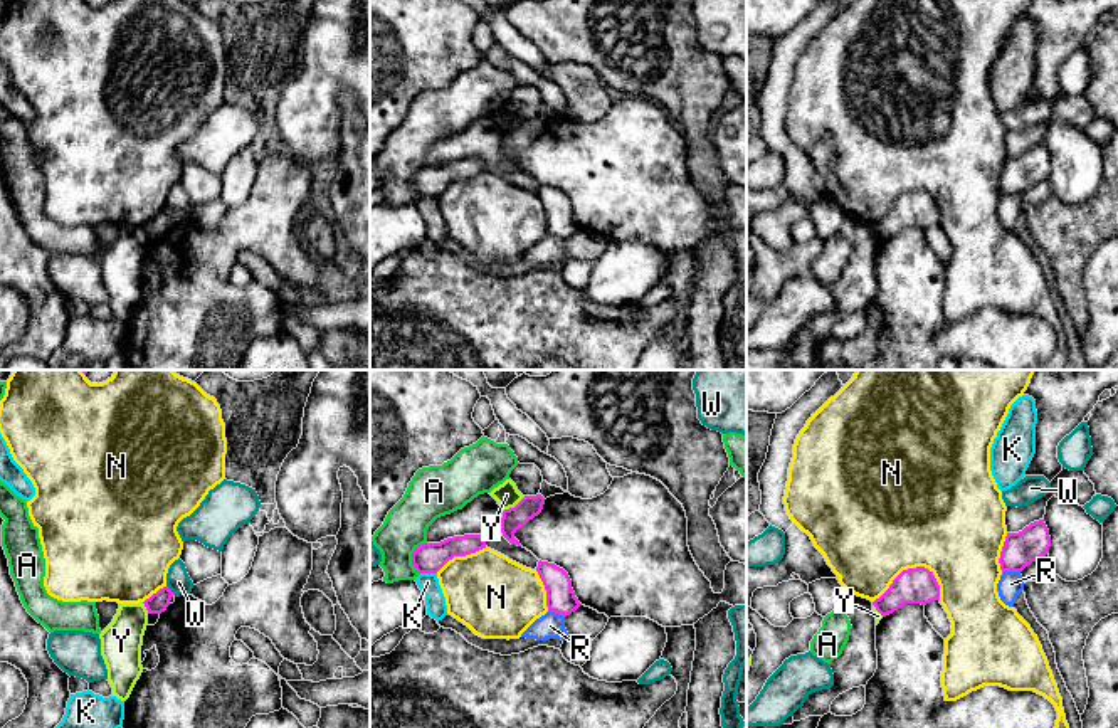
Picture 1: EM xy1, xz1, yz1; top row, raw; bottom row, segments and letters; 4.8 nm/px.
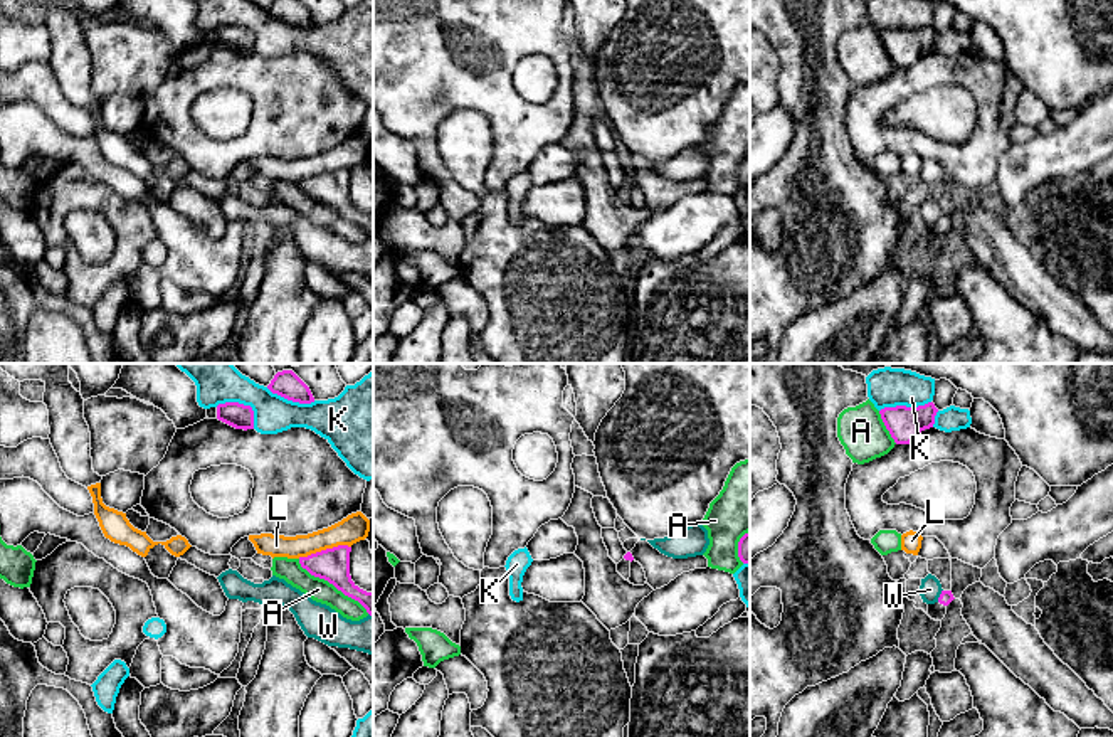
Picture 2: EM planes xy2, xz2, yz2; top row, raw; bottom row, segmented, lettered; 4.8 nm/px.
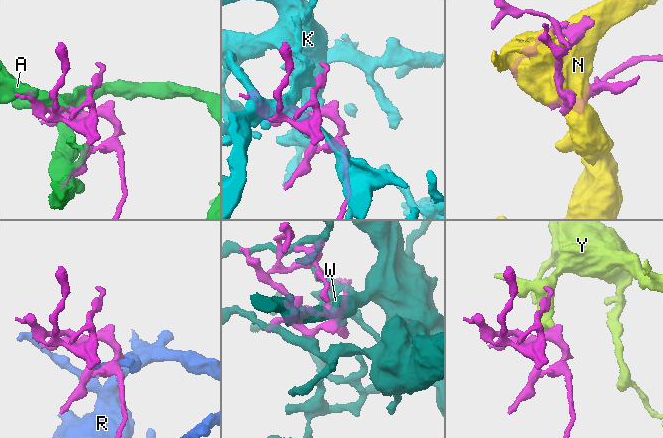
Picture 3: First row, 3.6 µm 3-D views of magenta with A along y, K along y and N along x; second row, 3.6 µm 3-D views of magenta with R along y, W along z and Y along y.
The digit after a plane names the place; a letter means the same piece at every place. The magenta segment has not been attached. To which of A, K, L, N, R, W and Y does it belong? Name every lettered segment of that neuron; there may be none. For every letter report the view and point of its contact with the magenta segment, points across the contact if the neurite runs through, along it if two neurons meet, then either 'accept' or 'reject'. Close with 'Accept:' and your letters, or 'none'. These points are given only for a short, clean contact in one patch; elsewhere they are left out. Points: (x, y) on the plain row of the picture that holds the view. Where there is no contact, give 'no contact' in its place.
A: contact xy2 (332, 206); reject
K: contact xy2 (242, 27); reject
L: contact xy2 (323, 174); border xy2 (350, 169), (333, 169), (298, 180); reject
N: contact yz1 (908, 192); reject
R: contact yz1 (1011, 194); reject
W: contact yz2 (940, 219); reject
Y: contact xz1 (516, 128); border xz1 (525, 120), (505, 133); reject
Accept: none

